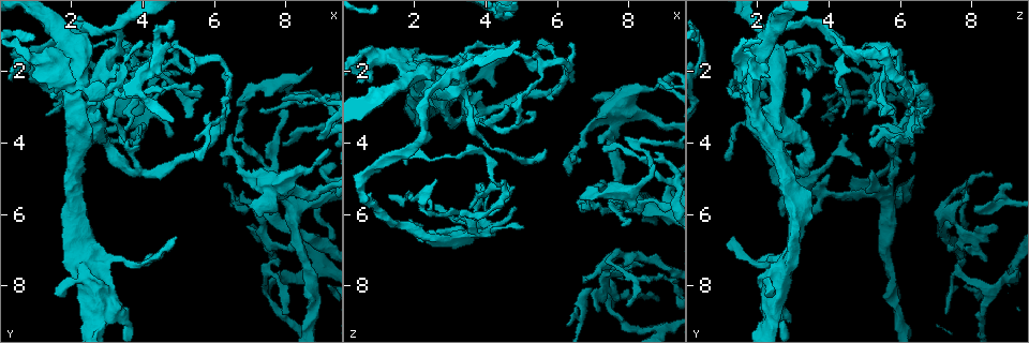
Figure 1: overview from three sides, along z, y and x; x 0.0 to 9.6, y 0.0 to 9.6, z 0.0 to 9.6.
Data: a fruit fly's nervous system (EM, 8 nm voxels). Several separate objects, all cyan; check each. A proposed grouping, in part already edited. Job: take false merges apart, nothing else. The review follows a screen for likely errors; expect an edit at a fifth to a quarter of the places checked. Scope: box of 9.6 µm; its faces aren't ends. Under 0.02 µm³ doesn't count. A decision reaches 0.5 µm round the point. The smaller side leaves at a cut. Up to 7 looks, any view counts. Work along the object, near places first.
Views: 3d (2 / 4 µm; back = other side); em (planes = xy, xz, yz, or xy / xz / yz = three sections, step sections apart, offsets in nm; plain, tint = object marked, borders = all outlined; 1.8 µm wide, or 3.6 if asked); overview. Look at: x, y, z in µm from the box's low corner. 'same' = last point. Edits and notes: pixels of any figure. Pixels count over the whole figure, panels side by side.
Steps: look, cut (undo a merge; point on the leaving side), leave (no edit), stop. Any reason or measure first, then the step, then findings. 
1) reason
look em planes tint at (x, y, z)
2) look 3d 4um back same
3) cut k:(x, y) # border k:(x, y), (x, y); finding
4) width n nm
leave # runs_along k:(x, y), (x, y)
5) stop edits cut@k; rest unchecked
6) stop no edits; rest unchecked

three arms meet
look em xy step 4 tint at (7.50, 8.00, 8.65)

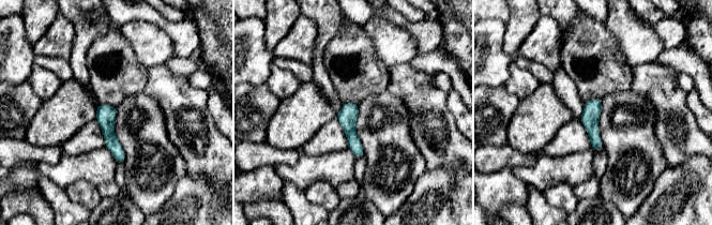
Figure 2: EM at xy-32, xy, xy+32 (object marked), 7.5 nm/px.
width 140 nm
leave # runs_along 2:(101, 106), (111, 144), (121, 160); continuous, no second neuron

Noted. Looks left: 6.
sharp bend
look em xz step 4 tint at (8.15, 2.80, 4.30)

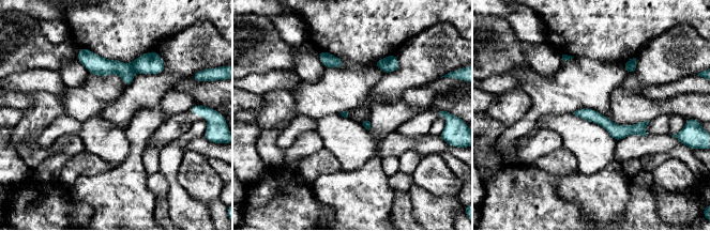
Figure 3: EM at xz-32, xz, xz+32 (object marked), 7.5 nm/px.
look em planes tint same

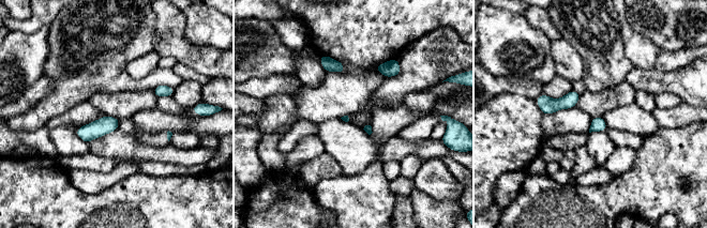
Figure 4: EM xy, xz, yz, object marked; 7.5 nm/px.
leave # one neuron here

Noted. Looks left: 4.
looks like a crossing
look em planes tint at (2.05, 1.65, 2.00)

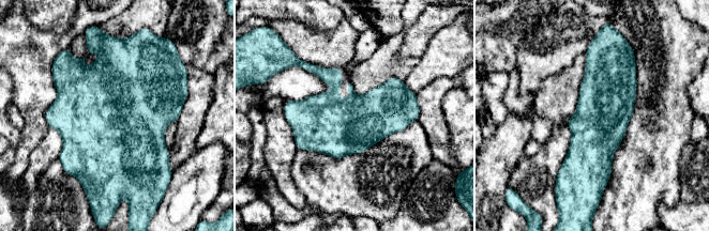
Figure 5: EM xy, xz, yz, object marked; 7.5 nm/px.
leave # continuous, no second neuron

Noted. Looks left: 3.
stop no edits; rest unchecked

